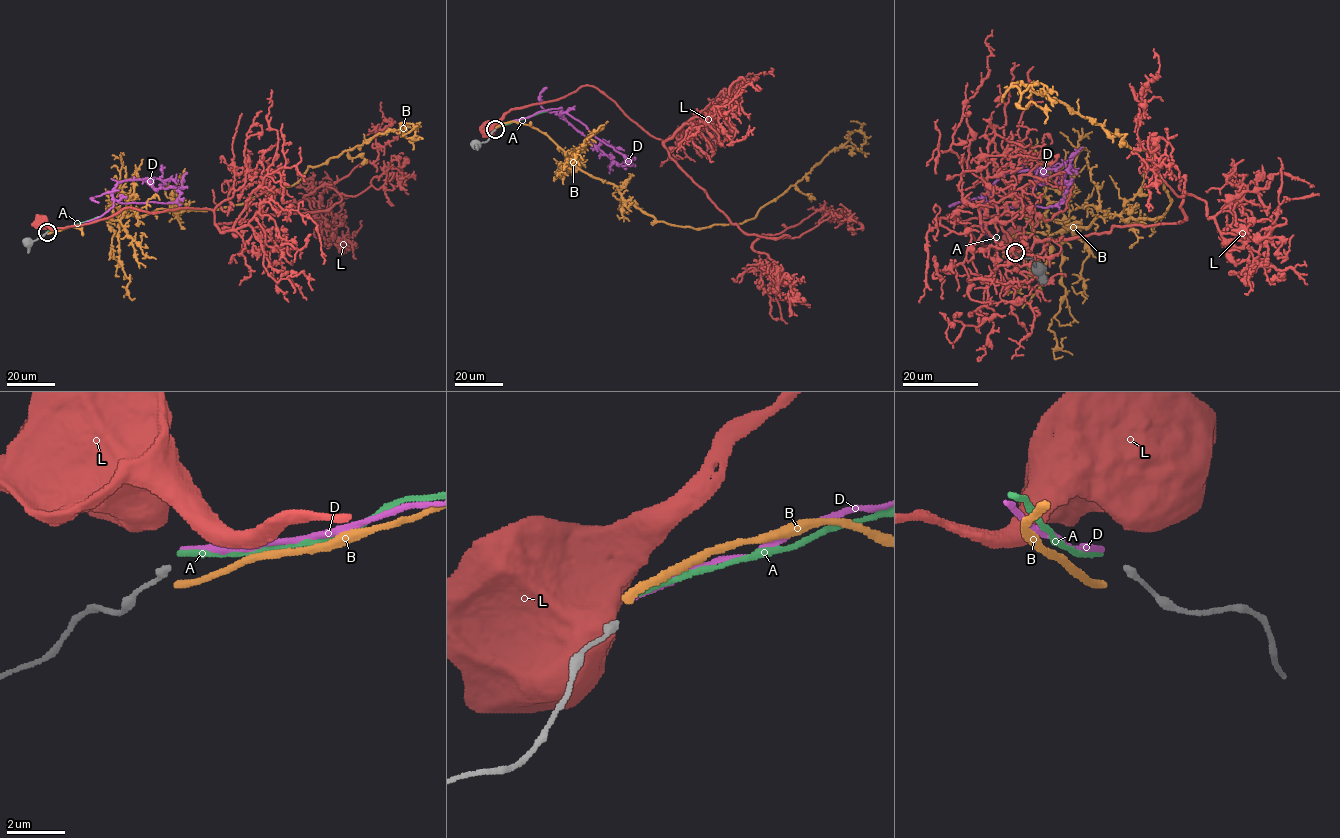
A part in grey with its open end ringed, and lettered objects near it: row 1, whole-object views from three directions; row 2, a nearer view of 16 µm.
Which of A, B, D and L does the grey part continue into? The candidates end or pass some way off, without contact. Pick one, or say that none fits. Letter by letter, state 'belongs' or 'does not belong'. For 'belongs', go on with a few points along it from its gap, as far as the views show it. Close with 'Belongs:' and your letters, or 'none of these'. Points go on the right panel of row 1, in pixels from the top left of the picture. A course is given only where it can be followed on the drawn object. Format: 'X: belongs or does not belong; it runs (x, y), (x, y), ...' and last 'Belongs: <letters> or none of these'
A: does not belong
B: does not belong
D: does not belong
L: does not belong
Belongs: none of these

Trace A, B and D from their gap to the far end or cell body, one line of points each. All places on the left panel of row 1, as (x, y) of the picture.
A: (48, 231), (99, 217)
B: (48, 233), (159, 209), (243, 204), (293, 185), (309, 167), (404, 123), (418, 136), (412, 149)
D: (48, 231), (94, 220), (113, 206), (112, 198), (120, 202), (174, 202), (187, 172)

